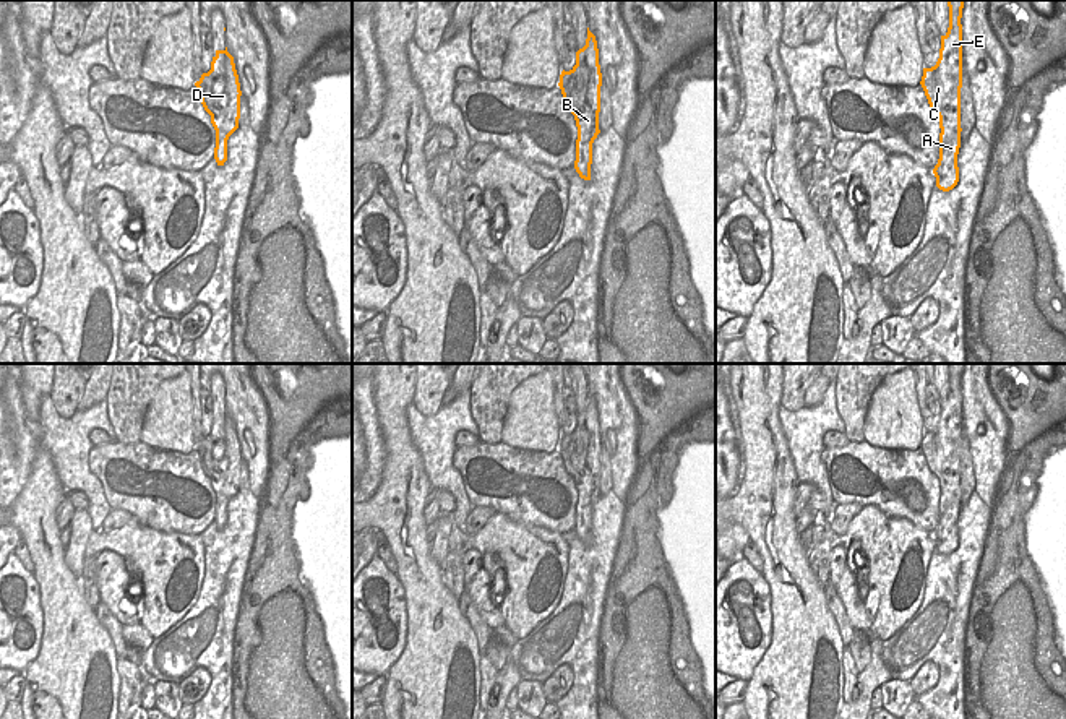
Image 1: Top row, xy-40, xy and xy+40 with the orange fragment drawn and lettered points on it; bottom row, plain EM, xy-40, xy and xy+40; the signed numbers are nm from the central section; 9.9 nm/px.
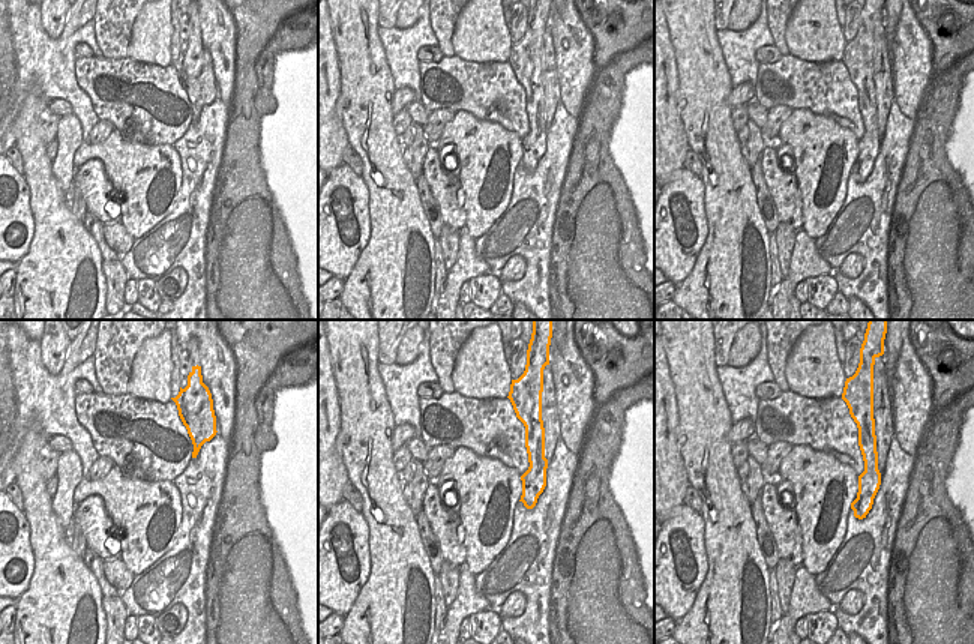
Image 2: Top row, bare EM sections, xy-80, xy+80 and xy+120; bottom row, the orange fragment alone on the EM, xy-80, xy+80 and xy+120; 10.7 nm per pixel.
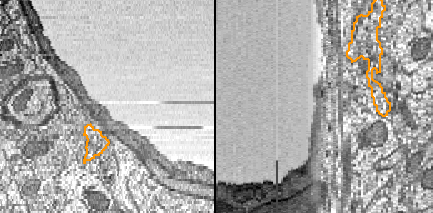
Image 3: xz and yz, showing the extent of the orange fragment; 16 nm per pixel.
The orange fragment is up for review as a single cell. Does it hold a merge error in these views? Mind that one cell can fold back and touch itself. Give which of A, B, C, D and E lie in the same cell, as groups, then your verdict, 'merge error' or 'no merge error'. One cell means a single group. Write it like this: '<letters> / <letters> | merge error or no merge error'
A B D E / C | merge error

